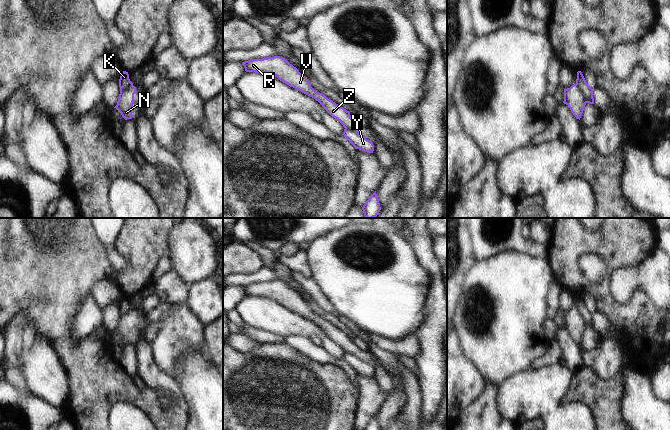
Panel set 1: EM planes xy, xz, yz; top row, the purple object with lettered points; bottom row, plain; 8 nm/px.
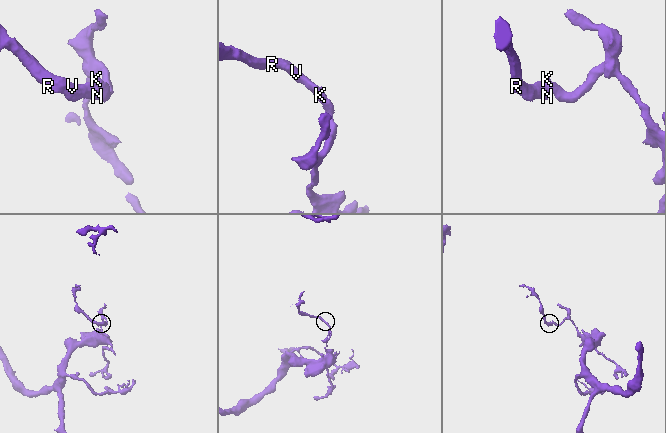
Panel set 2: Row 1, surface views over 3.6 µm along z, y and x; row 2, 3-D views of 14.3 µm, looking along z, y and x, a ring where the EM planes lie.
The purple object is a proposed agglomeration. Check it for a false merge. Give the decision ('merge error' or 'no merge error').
merge error

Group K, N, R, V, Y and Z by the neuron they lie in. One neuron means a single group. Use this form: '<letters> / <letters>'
K Y / N R V Z

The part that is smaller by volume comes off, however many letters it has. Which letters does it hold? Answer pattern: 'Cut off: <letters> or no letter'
Cut off: N, R, V, Z

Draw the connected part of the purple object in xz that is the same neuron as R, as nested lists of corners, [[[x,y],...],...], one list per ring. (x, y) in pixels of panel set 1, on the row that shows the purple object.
[[[273,56],[245,61],[242,65],[246,72],[273,75],[290,87],[314,98],[332,117],[338,120],[344,128],[358,132],[360,126],[351,118],[350,112],[328,99],[322,93],[315,91],[311,87],[307,77],[303,76],[287,59],[280,56]]]

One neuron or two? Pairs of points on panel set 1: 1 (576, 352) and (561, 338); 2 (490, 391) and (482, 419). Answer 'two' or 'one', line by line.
1: one
2: one

